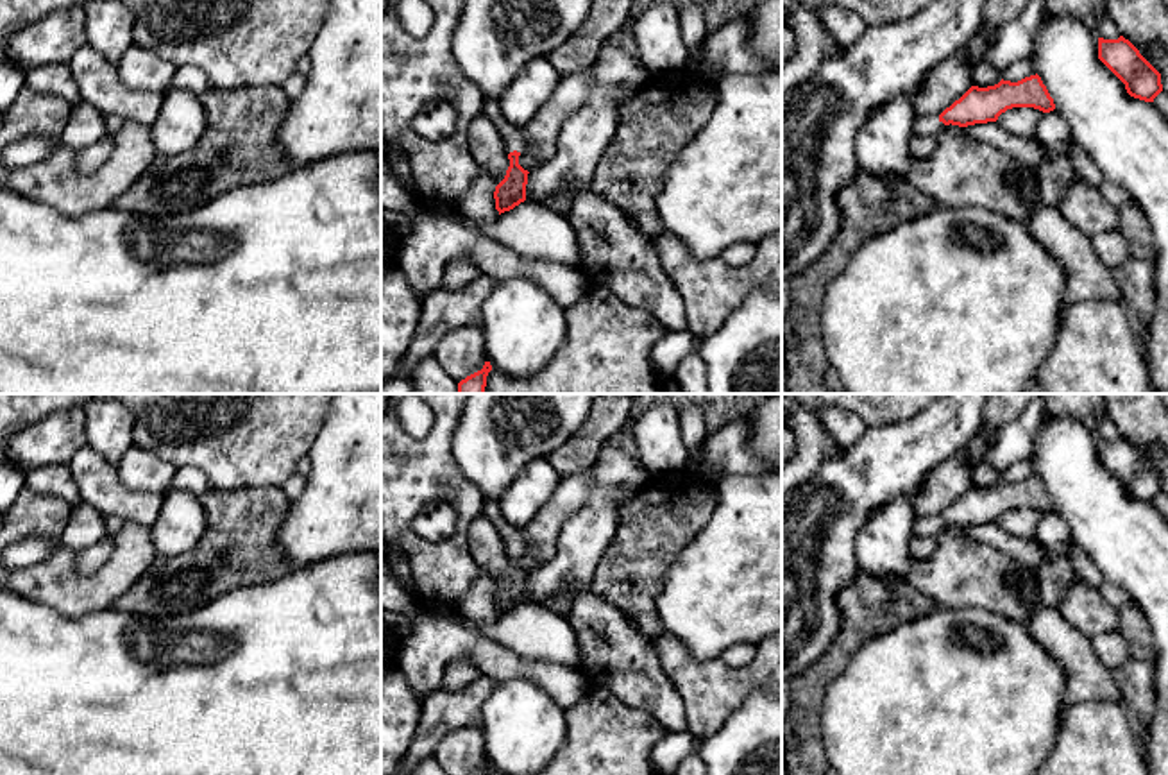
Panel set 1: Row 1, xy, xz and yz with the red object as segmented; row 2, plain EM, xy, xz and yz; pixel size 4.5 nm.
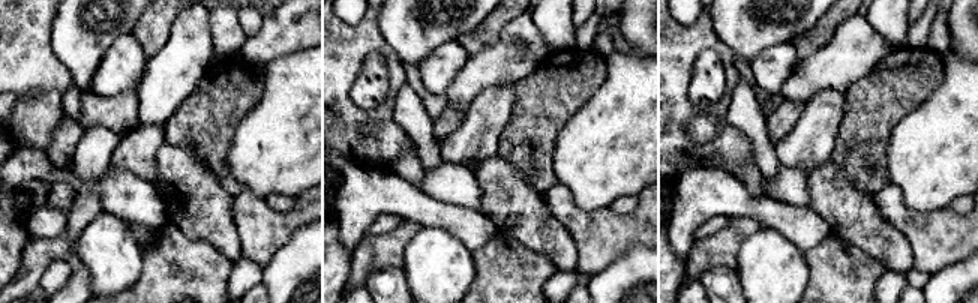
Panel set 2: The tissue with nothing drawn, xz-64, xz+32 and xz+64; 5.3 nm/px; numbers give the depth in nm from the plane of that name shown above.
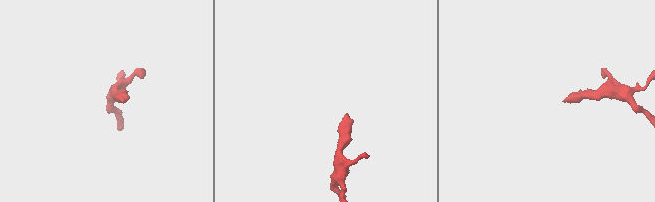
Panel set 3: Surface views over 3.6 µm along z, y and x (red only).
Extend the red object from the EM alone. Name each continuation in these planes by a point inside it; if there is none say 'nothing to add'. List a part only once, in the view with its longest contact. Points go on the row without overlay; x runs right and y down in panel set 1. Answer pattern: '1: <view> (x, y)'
1: xz (514, 536)

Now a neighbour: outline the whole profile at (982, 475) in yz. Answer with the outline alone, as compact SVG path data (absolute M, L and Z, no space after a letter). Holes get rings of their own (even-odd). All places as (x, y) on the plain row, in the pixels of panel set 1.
M980 426L977 435L968 442L966 455L969 462L969 473L973 485L978 489L994 487L1002 481L1002 474L998 474L986 460L986 444L989 439L987 428Z

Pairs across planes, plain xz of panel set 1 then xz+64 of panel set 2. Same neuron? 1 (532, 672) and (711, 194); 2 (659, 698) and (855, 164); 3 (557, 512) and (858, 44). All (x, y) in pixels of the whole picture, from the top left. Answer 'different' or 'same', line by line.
1: same
2: different
3: same

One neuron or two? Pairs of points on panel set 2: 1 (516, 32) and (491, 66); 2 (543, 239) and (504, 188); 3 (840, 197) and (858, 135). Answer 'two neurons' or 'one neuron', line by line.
1: one neuron
2: one neuron
3: two neurons

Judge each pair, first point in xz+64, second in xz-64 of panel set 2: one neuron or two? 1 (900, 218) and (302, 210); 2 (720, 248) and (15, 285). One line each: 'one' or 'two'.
1: one
2: one

